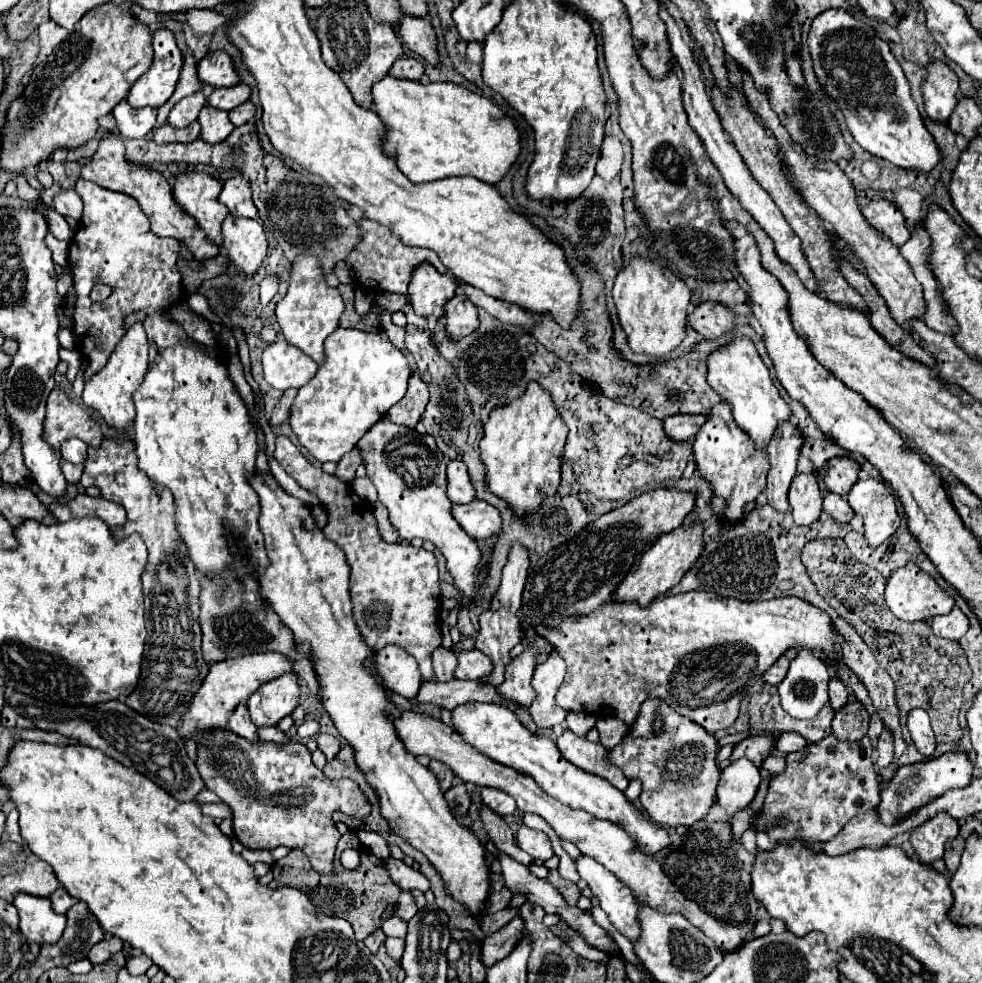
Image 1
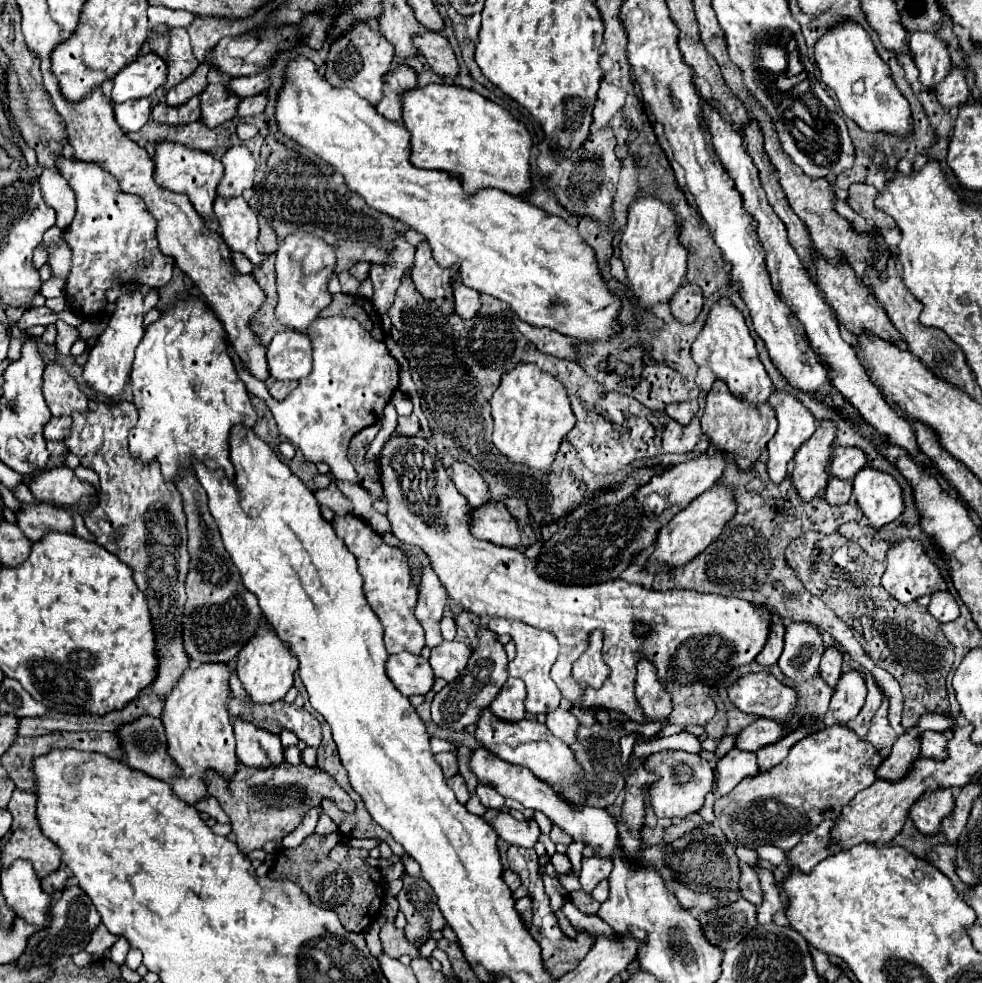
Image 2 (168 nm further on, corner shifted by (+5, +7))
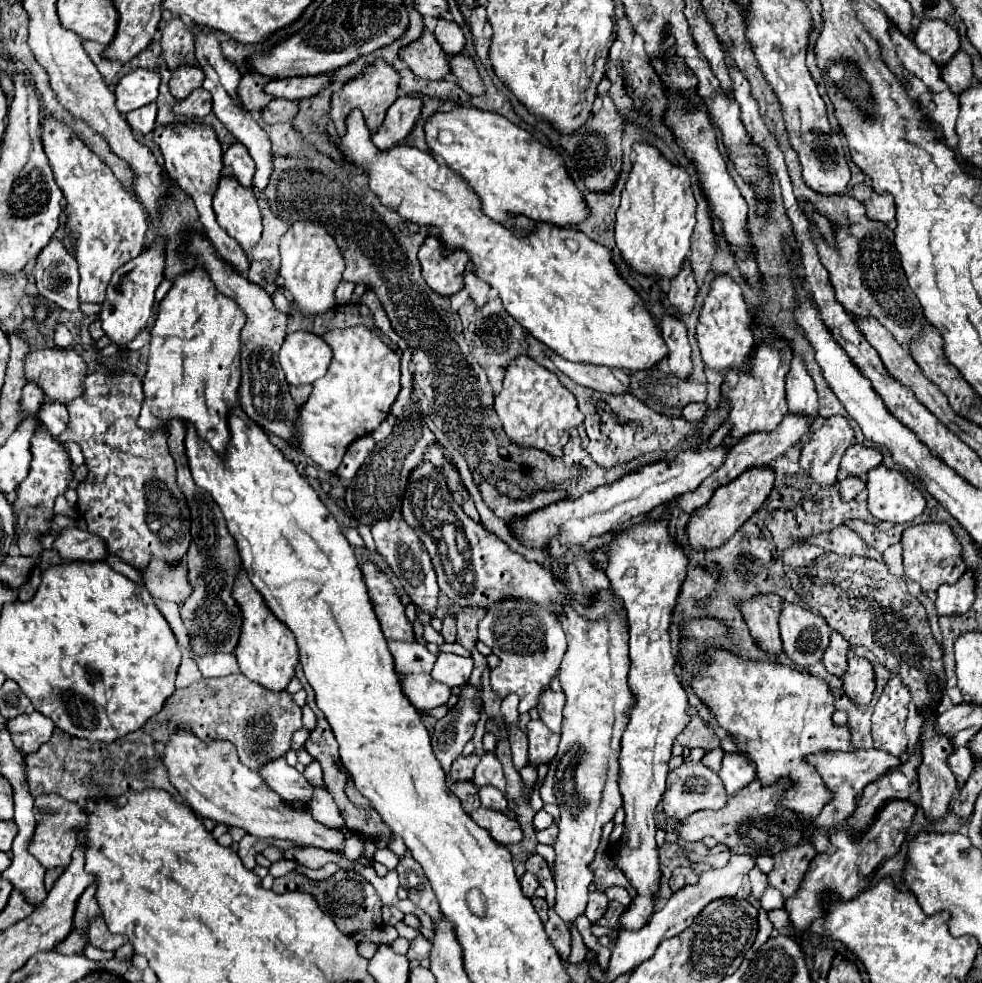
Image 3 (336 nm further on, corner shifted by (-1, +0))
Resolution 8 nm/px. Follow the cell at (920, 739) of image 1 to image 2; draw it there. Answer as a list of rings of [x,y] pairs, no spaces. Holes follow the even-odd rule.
[[[924,732],[920,738],[920,748],[924,758],[932,760],[946,760],[948,758],[948,738],[940,732]]]

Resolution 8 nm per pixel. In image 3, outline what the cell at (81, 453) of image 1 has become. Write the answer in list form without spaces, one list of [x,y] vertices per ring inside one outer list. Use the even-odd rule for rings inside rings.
[[[46,401],[38,413],[38,419],[50,431],[50,435],[54,435],[54,439],[58,439],[58,435],[68,425],[68,411],[64,405],[60,405],[56,401]]]

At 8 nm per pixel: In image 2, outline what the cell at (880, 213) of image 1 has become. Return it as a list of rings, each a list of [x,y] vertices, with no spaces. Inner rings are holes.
[[[852,184],[848,188],[848,204],[850,208],[860,214],[862,218],[866,218],[870,224],[874,224],[876,228],[890,228],[894,226],[894,220],[892,216],[888,216],[886,212],[878,210],[874,206],[874,198],[876,198],[878,190],[874,186],[868,186],[868,184]]]

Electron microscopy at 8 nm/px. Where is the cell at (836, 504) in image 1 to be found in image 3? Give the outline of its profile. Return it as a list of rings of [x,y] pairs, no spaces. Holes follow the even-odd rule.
[[[846,477],[838,485],[840,485],[842,501],[852,501],[852,499],[856,499],[856,495],[860,495],[864,491],[866,481],[862,477]]]

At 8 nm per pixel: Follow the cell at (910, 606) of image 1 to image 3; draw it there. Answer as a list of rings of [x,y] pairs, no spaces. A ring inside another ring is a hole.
[[[922,523],[914,527],[906,527],[902,533],[902,549],[904,549],[902,553],[904,573],[908,579],[916,581],[924,593],[936,591],[942,583],[954,585],[966,569],[960,557],[960,545],[946,523]]]

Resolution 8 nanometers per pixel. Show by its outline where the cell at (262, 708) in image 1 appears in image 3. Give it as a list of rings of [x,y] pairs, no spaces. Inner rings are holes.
[[[242,569],[236,583],[234,583],[234,599],[238,601],[242,609],[242,633],[240,643],[236,647],[236,657],[242,675],[246,675],[250,681],[256,681],[258,685],[266,687],[268,691],[286,691],[288,683],[294,679],[294,669],[298,665],[298,647],[292,631],[278,621],[270,609],[266,607],[264,597],[256,591],[256,587],[250,583],[246,571]]]

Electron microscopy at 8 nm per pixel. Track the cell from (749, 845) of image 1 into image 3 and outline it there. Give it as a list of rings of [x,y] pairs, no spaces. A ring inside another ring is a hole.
[[[770,887],[768,891],[764,891],[764,895],[762,895],[762,899],[760,899],[760,903],[762,903],[762,907],[766,909],[766,911],[774,911],[774,909],[782,909],[784,907],[784,895],[776,889],[776,887]]]

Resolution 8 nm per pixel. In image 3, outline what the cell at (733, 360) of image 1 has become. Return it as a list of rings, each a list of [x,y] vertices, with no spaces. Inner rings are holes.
[[[720,275],[712,281],[700,317],[702,319],[698,319],[696,339],[704,365],[712,371],[728,371],[734,367],[742,369],[742,365],[736,361],[750,361],[750,355],[754,353],[756,347],[756,339],[752,335],[752,317],[742,299],[742,291],[728,275]]]

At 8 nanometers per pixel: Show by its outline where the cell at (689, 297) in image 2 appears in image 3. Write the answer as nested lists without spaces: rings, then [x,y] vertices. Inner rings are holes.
[[[686,261],[686,263],[682,265],[682,271],[670,281],[668,301],[670,301],[670,305],[672,305],[678,313],[688,315],[690,311],[694,311],[696,293],[698,293],[698,285],[696,285],[696,281],[694,281],[690,263]]]

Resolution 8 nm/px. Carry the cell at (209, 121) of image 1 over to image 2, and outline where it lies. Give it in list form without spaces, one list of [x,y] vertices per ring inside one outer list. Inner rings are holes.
[[[226,82],[220,84],[208,84],[206,90],[200,94],[202,104],[202,122],[210,128],[216,128],[236,116],[238,104],[242,98],[238,98]]]

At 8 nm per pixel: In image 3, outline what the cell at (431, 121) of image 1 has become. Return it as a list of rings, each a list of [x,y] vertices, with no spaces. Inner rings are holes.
[[[456,105],[452,111],[438,111],[426,119],[424,133],[430,153],[472,187],[490,219],[504,223],[508,211],[514,211],[534,221],[576,227],[588,217],[588,207],[568,177],[562,157],[534,141],[528,131],[506,117],[478,107]]]

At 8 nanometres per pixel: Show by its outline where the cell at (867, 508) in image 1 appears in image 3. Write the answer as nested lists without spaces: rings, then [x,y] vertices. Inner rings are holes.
[[[884,465],[868,471],[866,491],[868,511],[878,521],[902,525],[914,521],[926,509],[926,499],[922,493],[908,483],[900,471],[886,469]]]

